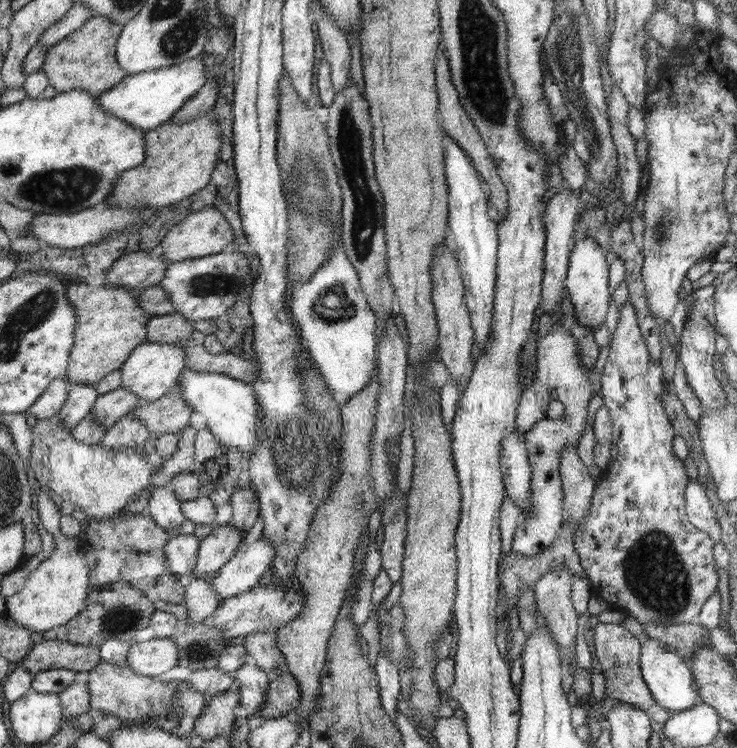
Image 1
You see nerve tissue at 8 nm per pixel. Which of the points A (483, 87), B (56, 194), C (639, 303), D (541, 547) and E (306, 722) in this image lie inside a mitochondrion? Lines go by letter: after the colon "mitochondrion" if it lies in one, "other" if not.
A: mitochondrion
B: mitochondrion
C: other
D: other
E: other

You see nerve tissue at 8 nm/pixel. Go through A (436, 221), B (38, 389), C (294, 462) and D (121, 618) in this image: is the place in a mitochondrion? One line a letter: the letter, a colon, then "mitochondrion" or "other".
A: other
B: other
C: mitochondrion
D: mitochondrion

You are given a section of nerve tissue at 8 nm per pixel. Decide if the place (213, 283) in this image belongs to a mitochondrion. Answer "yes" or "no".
yes

